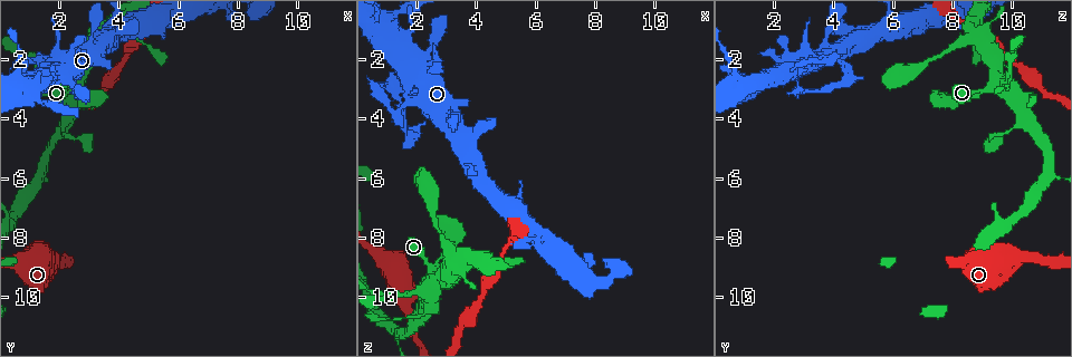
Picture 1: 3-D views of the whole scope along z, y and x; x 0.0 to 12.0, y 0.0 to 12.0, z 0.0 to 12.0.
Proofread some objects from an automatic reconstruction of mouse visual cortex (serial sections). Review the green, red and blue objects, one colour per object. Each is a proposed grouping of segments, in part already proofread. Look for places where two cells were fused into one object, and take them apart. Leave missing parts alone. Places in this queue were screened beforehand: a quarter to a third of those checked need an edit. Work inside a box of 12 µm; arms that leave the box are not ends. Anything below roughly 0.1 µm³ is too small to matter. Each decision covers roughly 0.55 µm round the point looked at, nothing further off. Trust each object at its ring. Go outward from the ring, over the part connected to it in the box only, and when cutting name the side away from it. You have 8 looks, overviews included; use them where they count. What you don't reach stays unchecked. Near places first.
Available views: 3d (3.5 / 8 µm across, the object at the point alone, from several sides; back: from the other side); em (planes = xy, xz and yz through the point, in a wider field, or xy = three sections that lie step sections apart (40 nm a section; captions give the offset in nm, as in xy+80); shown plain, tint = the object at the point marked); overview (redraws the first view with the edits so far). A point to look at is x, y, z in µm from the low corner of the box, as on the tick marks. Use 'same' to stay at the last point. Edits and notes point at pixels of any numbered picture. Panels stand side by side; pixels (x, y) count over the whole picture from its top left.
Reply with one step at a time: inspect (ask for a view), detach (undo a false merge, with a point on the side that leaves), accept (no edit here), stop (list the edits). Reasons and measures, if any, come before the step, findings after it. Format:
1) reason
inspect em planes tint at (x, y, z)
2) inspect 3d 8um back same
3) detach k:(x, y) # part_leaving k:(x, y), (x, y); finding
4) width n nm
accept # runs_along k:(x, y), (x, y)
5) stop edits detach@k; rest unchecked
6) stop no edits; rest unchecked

calibre changes
inspect 3d 8um at (1.7, 2.6, 9.9)

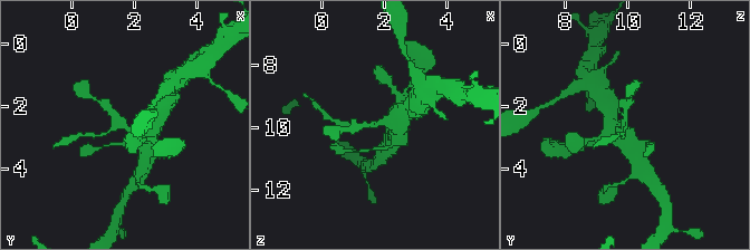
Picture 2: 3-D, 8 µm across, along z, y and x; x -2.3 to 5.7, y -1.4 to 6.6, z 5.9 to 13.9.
arms 3; arm_widths 150, 200, 500 nm; shape alone is not enough
inspect em xy step 3 tint at (1.6, 2.6, 9.9)

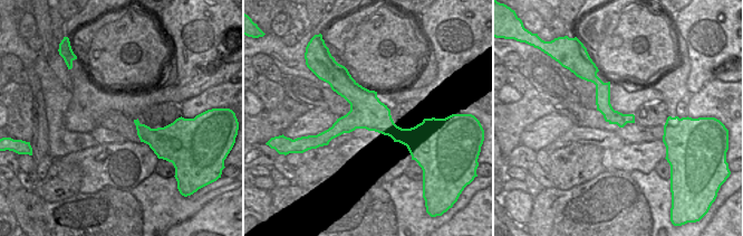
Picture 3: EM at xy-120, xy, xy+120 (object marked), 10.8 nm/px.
accept # continuous, no second cell

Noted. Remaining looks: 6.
sharp bend
inspect 3d 3.5um at (2.7, 4.6, 9.3)

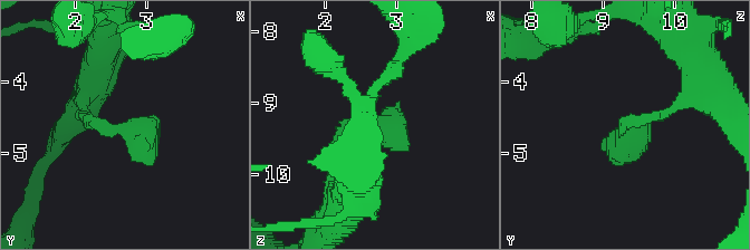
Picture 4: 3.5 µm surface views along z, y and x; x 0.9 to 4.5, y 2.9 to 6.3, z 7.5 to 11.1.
now the EM
inspect em xy step 3 tint at (2.70, 4.60, 9.25)

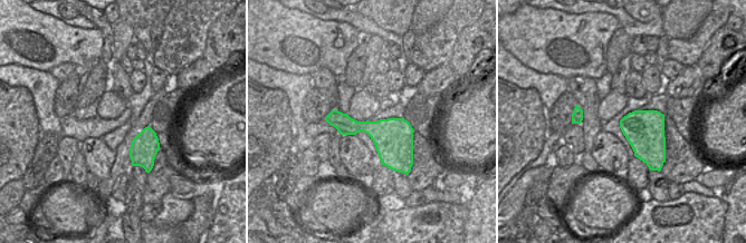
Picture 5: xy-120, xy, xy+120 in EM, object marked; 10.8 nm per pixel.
another direction
inspect em xy step 1 tint same

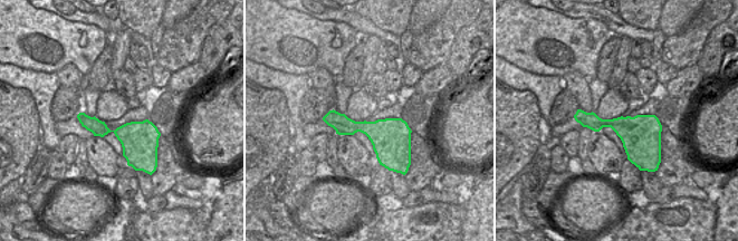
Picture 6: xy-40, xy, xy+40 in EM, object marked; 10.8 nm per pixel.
accept # runs_along 4:(84, 113), (135, 131), (153, 164); continuous, no second cell

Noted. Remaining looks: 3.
sudden change in width
inspect 3d 8um at (3.2, 1.0, 3.9)

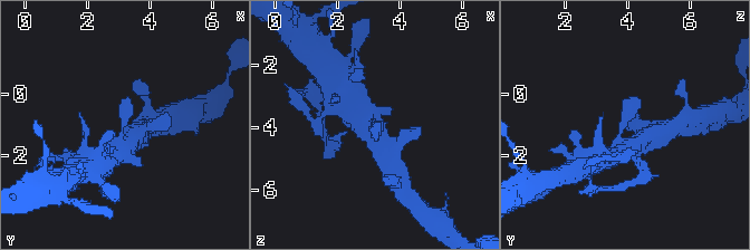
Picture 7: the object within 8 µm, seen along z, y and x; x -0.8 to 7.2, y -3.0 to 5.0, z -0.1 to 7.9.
closer look
inspect 3d 3.5um at (3.1, 1.0, 3.8)

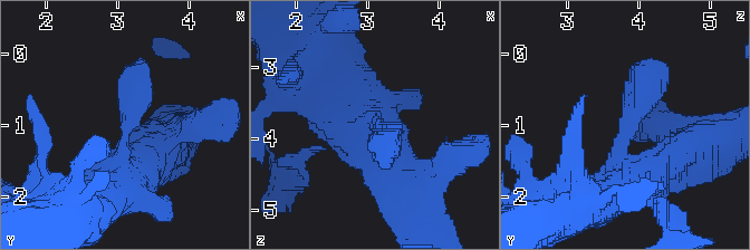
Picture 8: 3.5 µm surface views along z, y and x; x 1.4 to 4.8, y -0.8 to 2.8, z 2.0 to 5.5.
need the tissue
inspect em xy step 3 tint at (3.15, 1.05, 3.80)

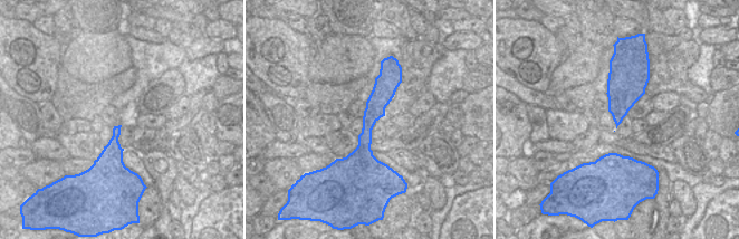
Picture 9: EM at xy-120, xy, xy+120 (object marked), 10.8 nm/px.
width 220 nm
accept # runs_along 9:(384, 74), (363, 168); all the same cell

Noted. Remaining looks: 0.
stop no edits; rest unchecked

